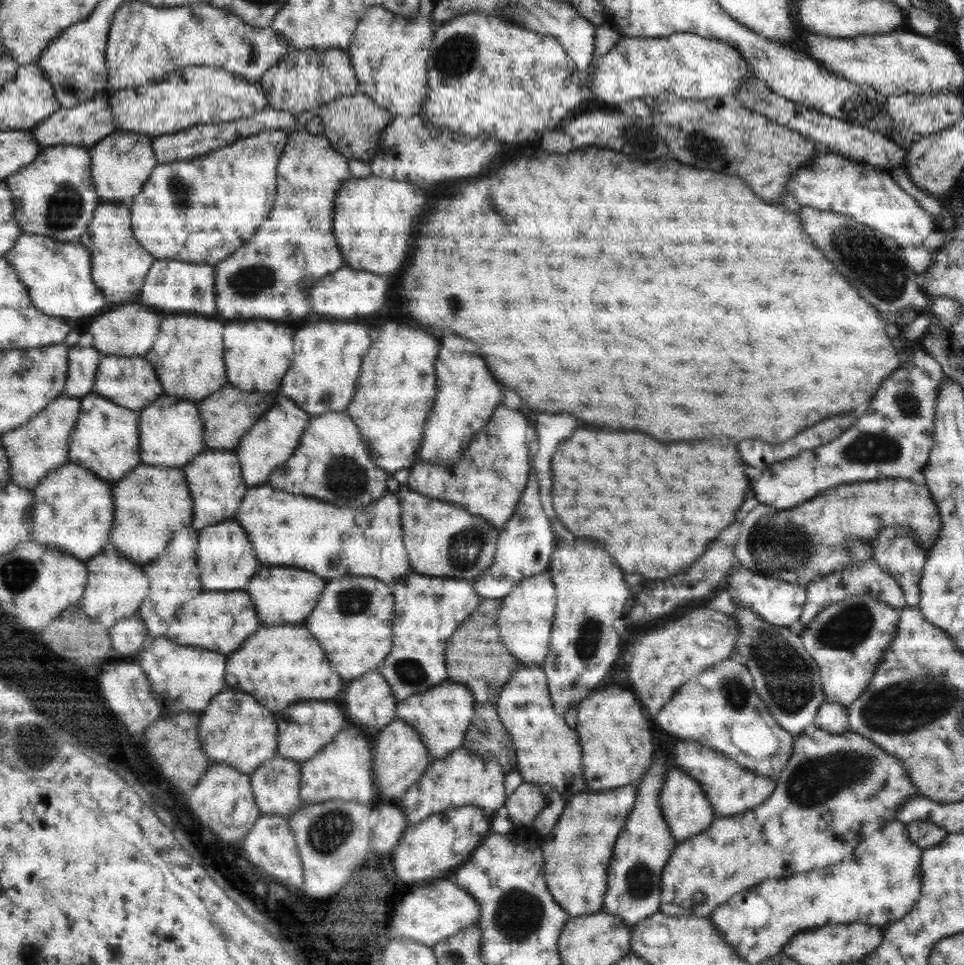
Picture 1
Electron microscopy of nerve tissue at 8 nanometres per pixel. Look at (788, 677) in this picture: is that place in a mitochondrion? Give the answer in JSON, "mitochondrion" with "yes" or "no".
{"mitochondrion":"yes"}

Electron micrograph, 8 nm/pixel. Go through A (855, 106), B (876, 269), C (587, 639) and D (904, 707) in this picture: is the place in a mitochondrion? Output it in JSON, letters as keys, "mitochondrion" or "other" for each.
{"A":"mitochondrion","B":"mitochondrion","C":"mitochondrion","D":"mitochondrion"}

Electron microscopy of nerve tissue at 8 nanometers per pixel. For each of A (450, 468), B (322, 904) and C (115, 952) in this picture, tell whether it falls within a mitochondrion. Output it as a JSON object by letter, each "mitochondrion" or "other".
{"A":"other","B":"other","C":"other"}

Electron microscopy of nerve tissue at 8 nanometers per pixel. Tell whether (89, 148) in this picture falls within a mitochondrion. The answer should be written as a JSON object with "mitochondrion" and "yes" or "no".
{"mitochondrion":"no"}

